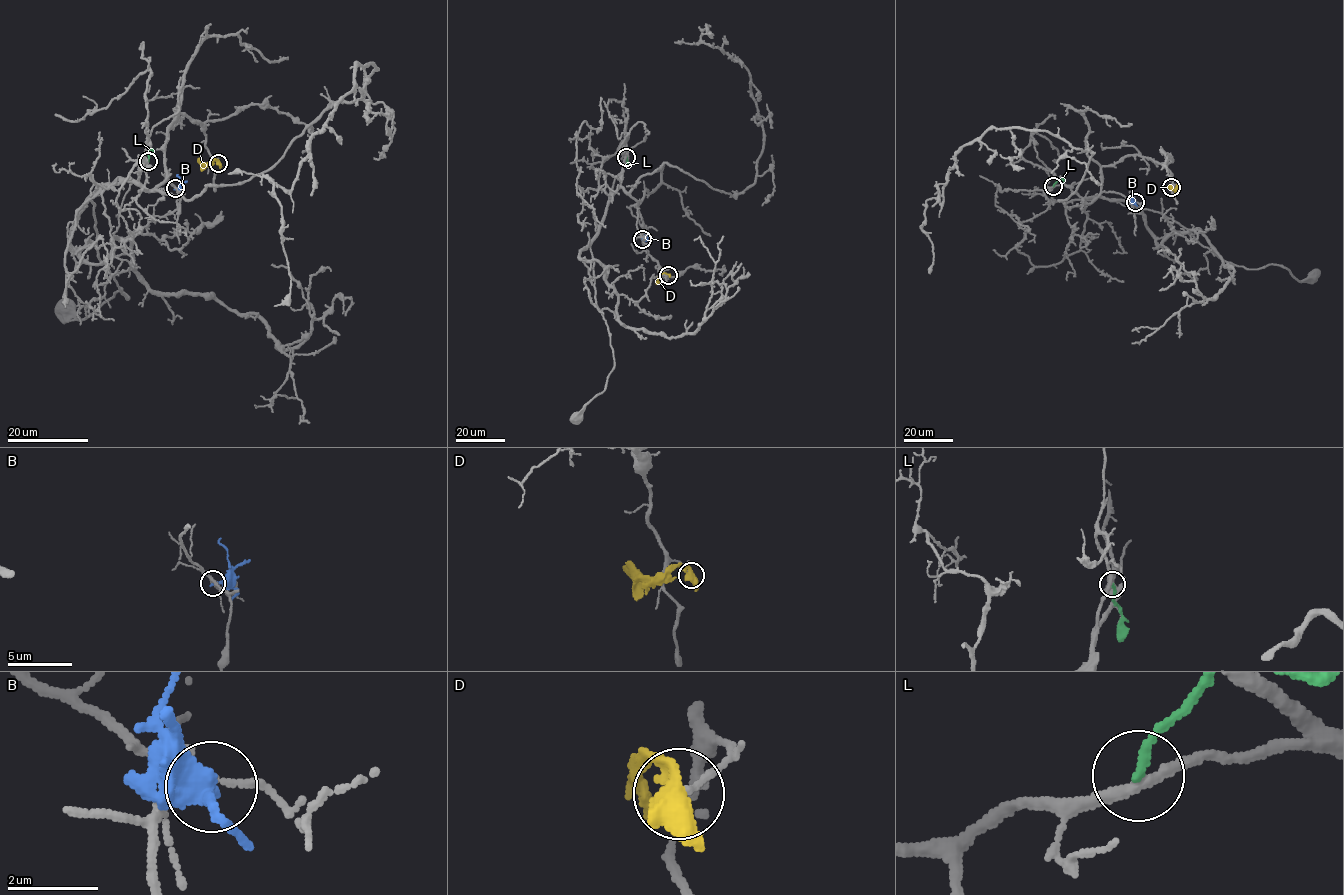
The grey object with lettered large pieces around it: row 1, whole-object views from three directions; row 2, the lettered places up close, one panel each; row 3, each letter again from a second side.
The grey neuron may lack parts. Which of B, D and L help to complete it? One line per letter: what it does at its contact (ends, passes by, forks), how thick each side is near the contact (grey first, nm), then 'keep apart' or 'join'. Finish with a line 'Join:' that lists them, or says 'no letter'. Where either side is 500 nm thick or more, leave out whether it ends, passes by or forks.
B: it ends | 180/260 nm | keep apart
D: it passes by | 110/480 nm | keep apart
L: it ends | 240/170 nm | keep apart
Join: no letter

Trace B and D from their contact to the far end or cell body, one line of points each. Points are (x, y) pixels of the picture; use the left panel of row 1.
B: (175, 189), (180, 184), (176, 174)
D: (219, 162), (197, 160)

